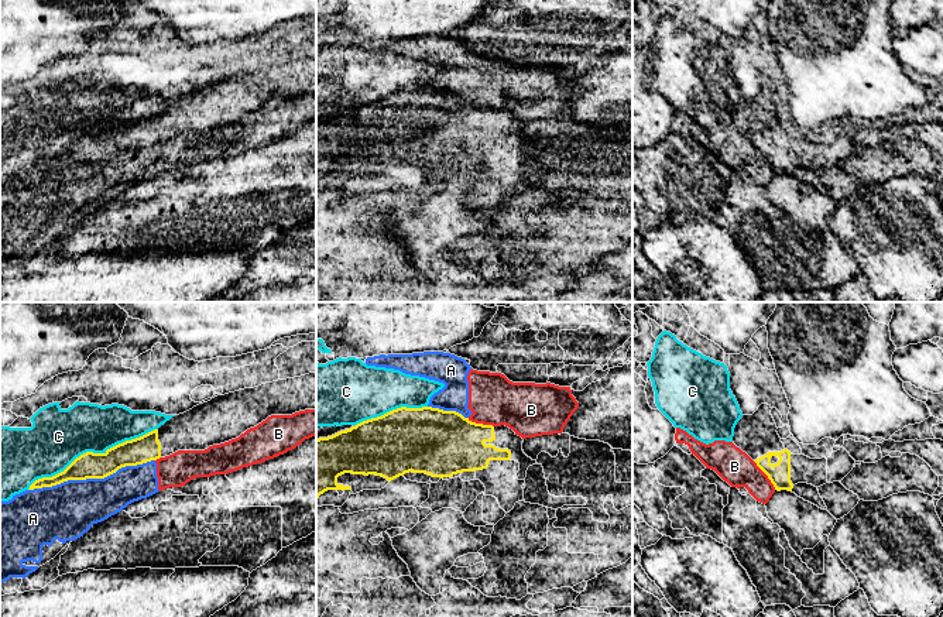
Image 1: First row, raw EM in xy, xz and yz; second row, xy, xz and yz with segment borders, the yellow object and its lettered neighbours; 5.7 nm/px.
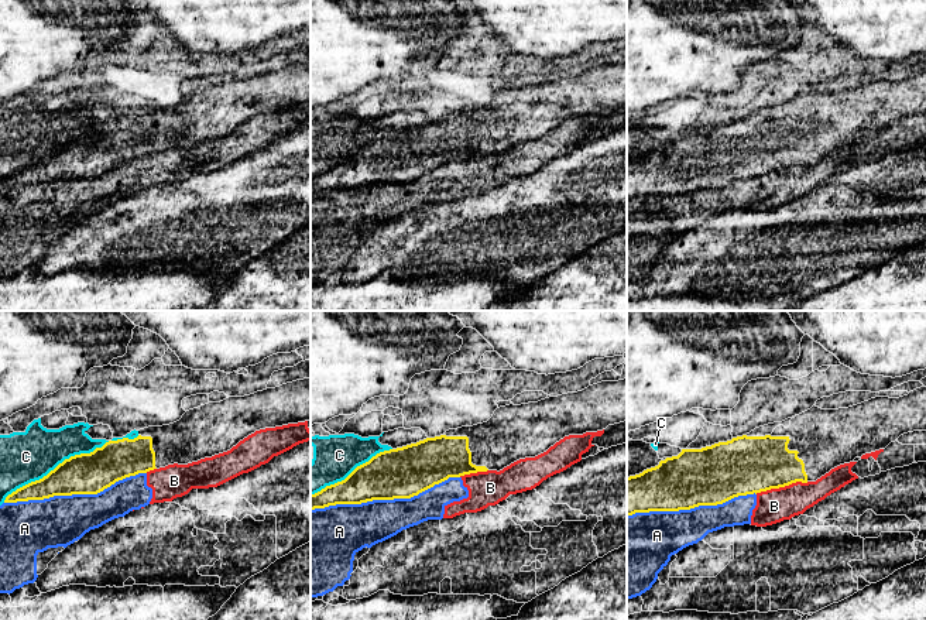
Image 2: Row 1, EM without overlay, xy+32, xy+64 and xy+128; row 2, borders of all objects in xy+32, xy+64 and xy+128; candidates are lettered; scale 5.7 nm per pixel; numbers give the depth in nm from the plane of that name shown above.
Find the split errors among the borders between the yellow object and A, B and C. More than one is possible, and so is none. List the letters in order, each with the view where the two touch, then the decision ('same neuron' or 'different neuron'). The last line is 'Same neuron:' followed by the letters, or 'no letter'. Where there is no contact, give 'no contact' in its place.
A: contact in xy; different neuron
B: contact in yz; different neuron
C: contact in xy; different neuron
Same neuron: no letter

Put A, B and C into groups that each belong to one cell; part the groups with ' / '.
A B / C

